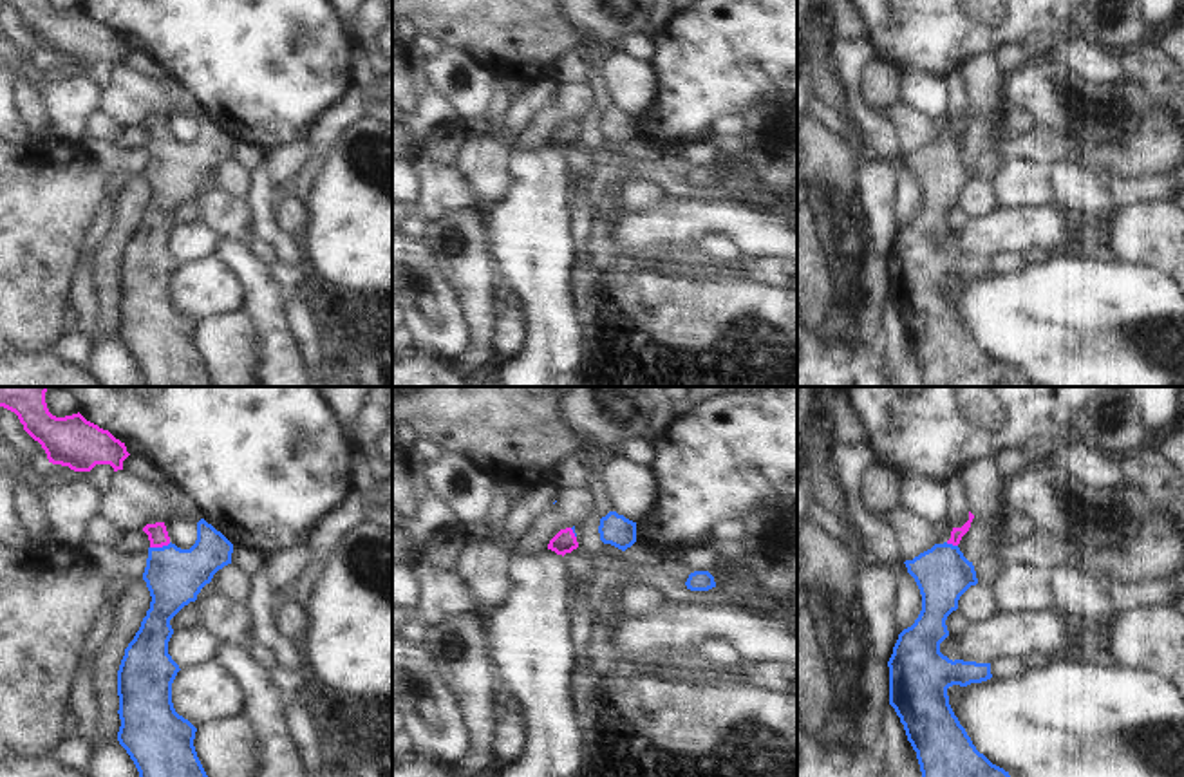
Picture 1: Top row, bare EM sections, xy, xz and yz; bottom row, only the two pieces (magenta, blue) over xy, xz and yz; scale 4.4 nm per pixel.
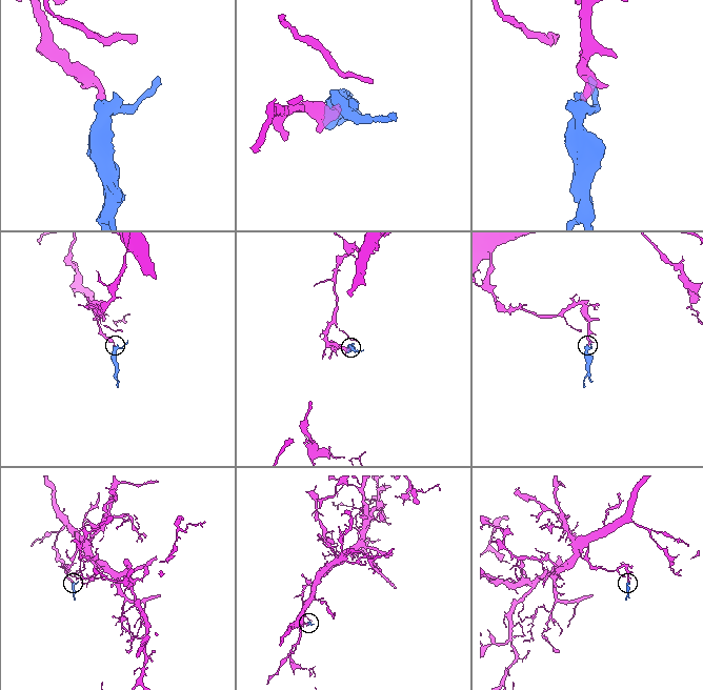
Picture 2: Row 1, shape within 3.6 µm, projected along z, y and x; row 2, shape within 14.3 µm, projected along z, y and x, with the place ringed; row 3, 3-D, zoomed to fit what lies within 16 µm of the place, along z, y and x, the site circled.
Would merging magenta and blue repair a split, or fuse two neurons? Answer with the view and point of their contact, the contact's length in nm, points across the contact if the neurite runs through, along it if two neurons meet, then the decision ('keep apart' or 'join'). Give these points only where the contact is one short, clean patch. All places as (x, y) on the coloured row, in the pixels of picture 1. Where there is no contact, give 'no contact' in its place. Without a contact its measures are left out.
contact xy (159, 546); length 100 nm; way xy (158, 535), (159, 546), (174, 577); join

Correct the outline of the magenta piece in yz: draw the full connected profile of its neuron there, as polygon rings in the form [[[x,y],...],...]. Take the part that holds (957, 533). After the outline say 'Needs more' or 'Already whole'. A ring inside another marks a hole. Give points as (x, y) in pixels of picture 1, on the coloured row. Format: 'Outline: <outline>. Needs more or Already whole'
Outline: [[[969,511],[969,520],[962,528],[953,528],[947,542],[935,544],[913,560],[904,562],[920,589],[922,611],[915,623],[898,634],[888,661],[889,705],[900,717],[907,741],[916,752],[922,777],[1010,777],[1009,772],[992,764],[976,750],[954,716],[947,696],[947,688],[953,685],[967,687],[991,679],[991,663],[953,661],[940,652],[940,643],[949,636],[947,616],[958,609],[960,596],[978,584],[973,562],[958,548],[973,519],[974,515]]]. Needs more.

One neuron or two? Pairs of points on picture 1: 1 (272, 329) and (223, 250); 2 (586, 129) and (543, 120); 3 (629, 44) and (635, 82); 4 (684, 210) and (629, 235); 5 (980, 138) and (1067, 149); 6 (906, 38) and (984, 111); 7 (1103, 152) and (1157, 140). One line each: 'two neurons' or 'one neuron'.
1: one neuron
2: two neurons
3: two neurons
4: one neuron
5: two neurons
6: two neurons
7: one neuron

